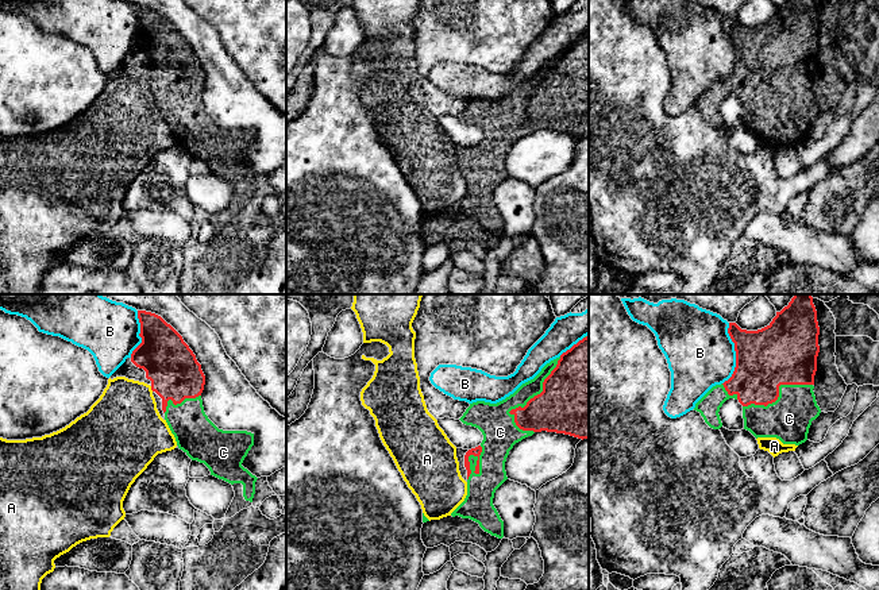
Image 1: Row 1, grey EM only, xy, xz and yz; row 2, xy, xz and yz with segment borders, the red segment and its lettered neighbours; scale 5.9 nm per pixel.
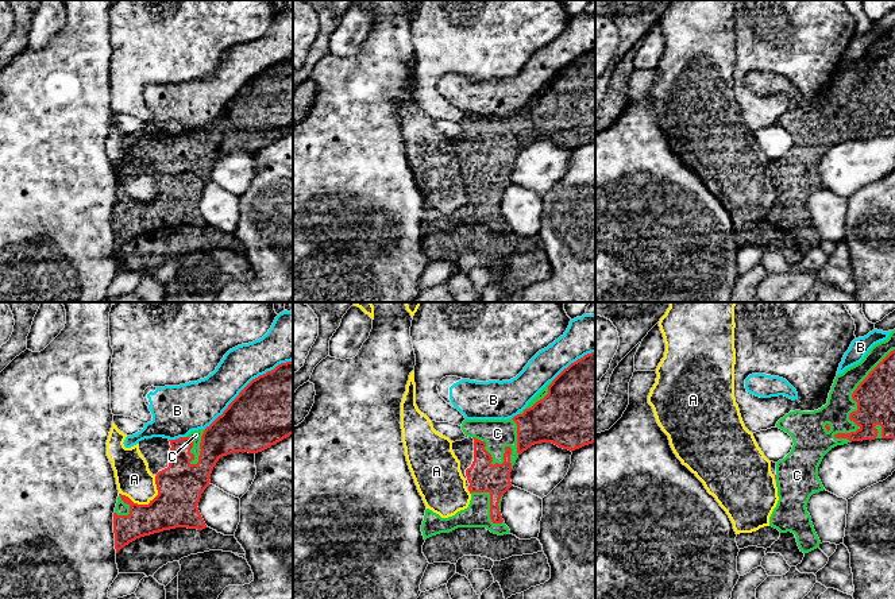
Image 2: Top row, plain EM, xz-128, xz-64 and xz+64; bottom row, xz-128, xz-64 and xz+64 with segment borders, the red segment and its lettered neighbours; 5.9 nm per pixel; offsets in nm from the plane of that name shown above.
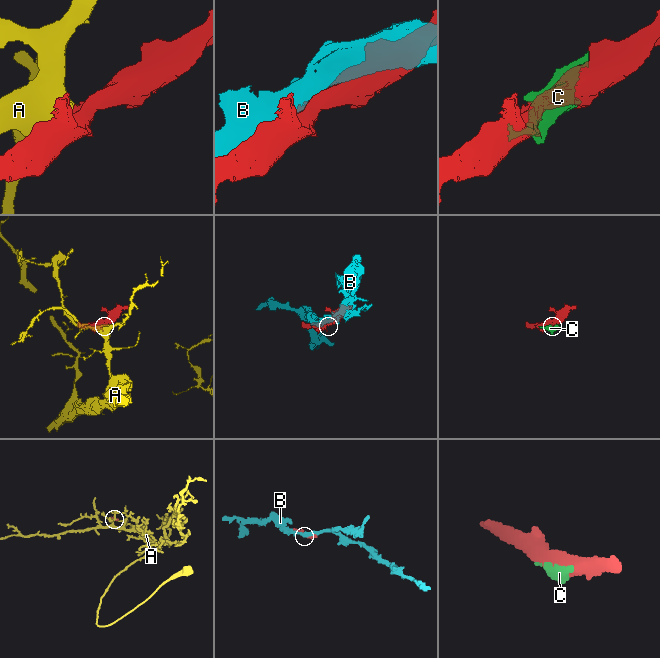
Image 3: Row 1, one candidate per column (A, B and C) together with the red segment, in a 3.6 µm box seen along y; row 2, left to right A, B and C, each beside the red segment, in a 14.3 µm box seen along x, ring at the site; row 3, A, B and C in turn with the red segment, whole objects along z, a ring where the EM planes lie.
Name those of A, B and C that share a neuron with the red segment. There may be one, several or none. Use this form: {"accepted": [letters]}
{"accepted": ["C"]}

